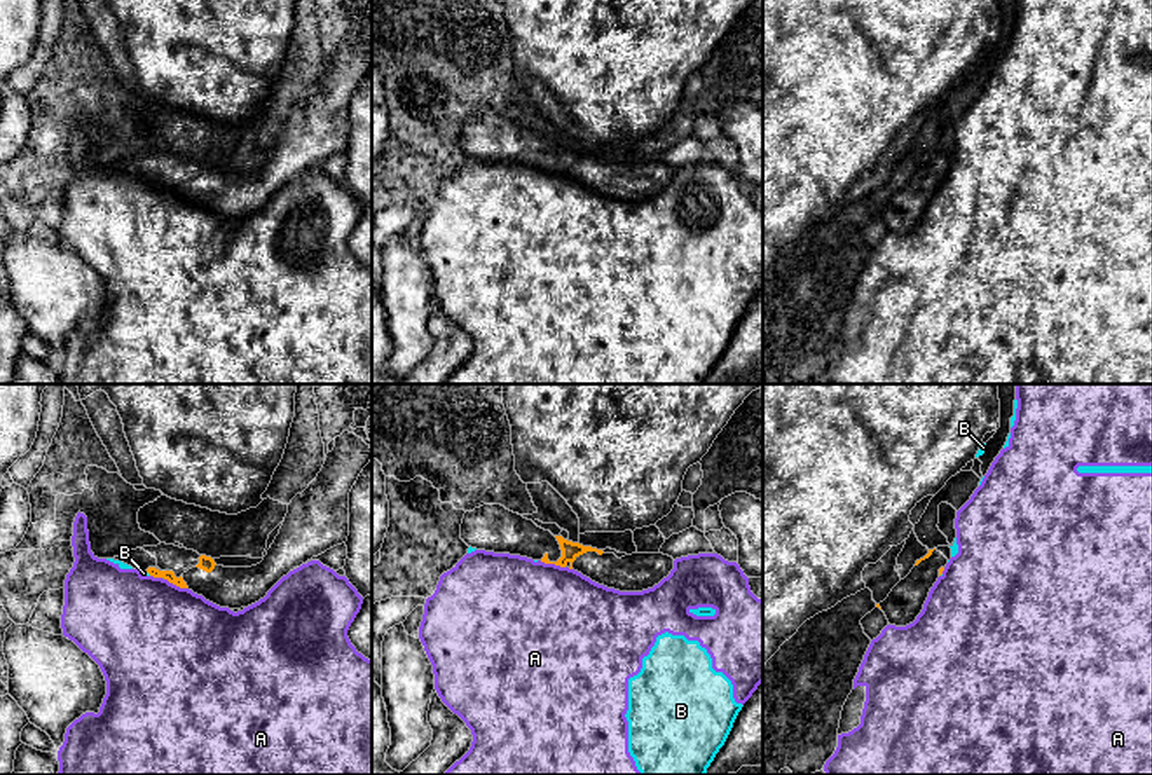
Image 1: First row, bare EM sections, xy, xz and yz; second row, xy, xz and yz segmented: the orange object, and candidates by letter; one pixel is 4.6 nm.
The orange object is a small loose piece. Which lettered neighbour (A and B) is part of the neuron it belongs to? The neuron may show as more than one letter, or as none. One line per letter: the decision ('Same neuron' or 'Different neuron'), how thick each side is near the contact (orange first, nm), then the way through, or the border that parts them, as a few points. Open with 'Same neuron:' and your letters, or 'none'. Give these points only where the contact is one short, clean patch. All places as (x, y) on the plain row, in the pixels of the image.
Same neuron: none
A: Different neuron. Thickness 80 nm (orange) against 480 nm. Boundary: xz (540, 170), (564, 177)
B: Different neuron. Thickness 50 nm (orange) against 30 nm. Boundary: xy (145, 180), (150, 184)

